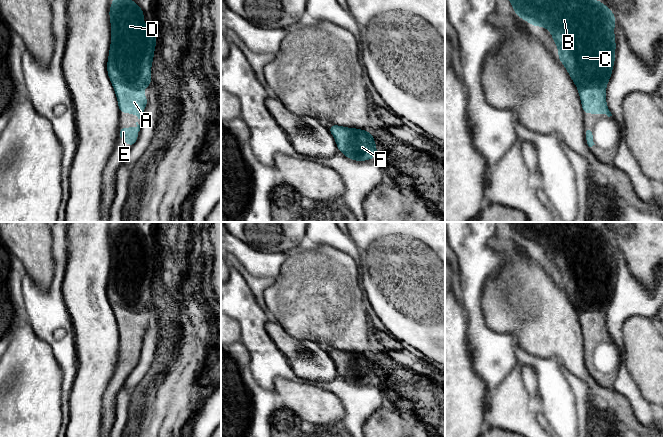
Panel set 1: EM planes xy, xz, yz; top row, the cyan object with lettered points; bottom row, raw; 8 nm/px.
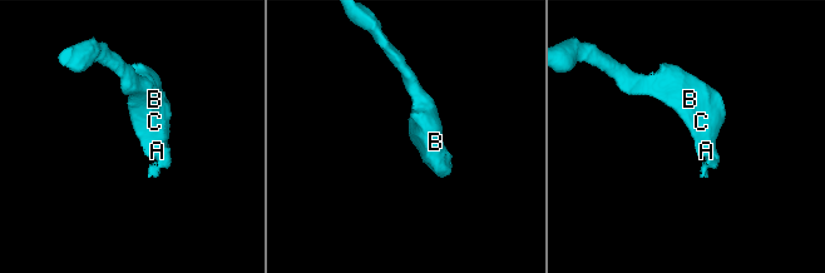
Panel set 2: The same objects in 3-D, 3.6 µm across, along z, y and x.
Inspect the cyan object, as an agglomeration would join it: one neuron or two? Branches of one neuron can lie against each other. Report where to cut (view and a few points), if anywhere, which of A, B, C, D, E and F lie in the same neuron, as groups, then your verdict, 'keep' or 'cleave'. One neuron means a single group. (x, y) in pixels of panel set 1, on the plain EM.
cut none; groups A B C D E F; keep

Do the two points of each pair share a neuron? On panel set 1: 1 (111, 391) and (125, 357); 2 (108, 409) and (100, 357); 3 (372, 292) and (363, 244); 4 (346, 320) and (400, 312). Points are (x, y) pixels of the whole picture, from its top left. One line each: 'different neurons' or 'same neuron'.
1: same neuron
2: different neurons
3: same neuron
4: different neurons

